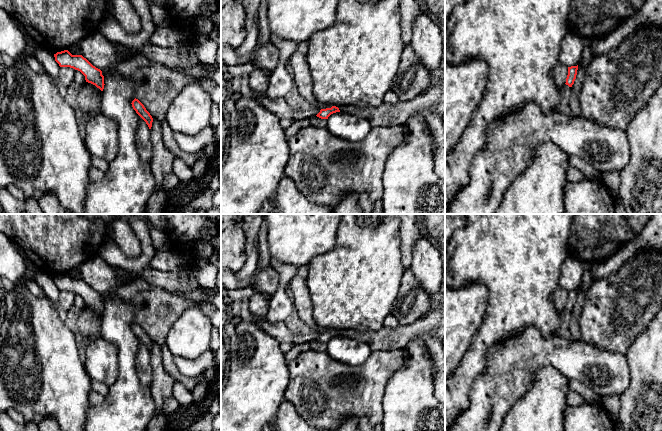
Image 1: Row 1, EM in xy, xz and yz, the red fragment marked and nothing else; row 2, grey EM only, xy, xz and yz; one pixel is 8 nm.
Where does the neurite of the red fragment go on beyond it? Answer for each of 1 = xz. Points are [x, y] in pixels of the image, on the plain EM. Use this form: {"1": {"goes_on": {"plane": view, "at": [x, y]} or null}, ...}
{"1": {"goes_on": null}}

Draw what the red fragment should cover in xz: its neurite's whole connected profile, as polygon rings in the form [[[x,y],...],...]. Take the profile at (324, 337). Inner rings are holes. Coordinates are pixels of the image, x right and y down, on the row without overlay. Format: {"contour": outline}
{"contour": [[[332,330],[331,332],[321,333],[320,336],[316,339],[321,343],[328,343],[328,341],[336,336],[340,336],[339,332],[336,330]]]}

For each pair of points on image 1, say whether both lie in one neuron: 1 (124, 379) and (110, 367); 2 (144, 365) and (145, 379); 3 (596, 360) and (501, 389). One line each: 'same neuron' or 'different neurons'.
1: different neurons
2: same neuron
3: same neuron

